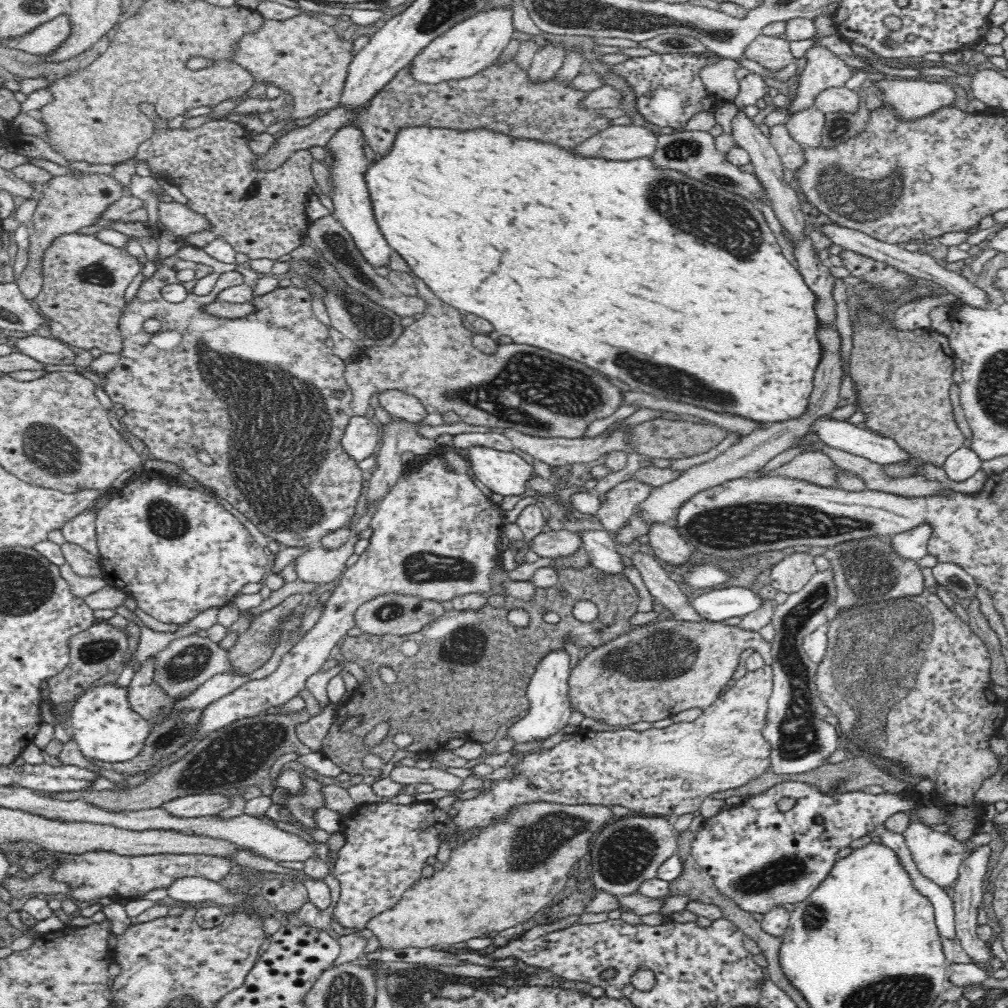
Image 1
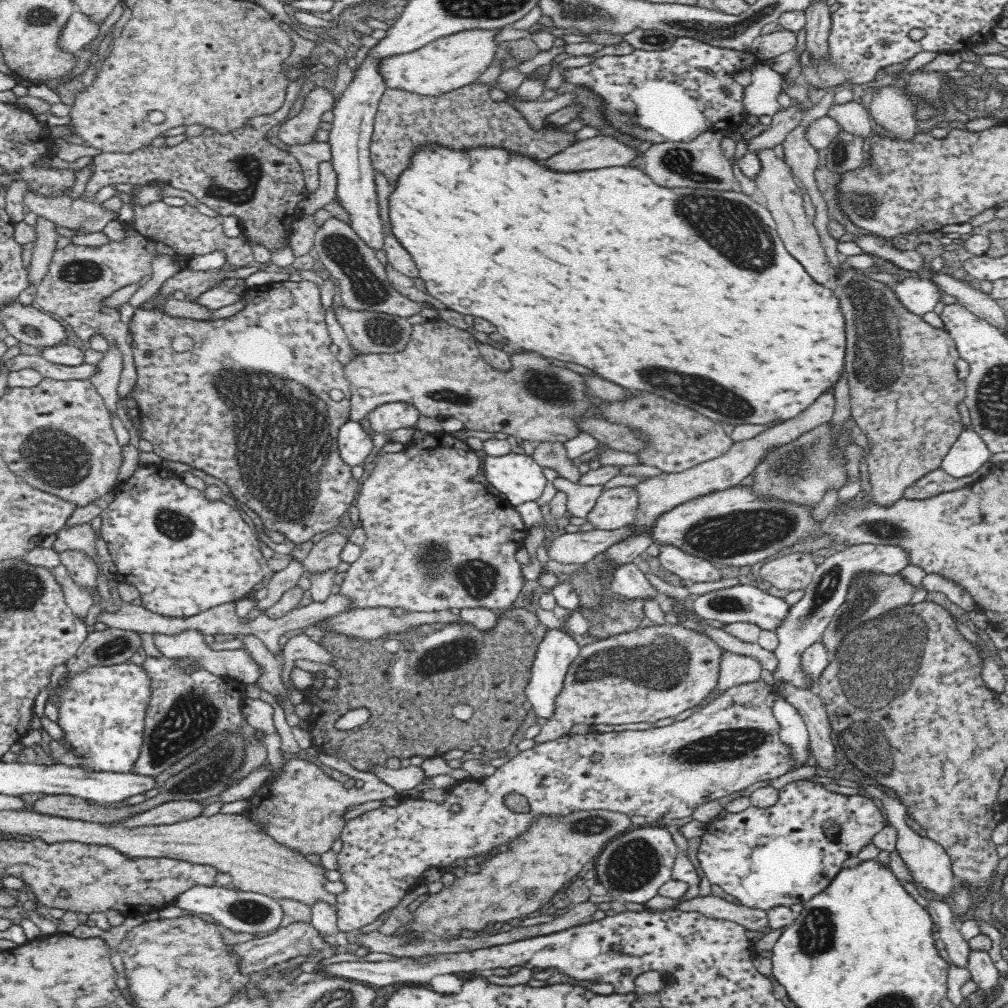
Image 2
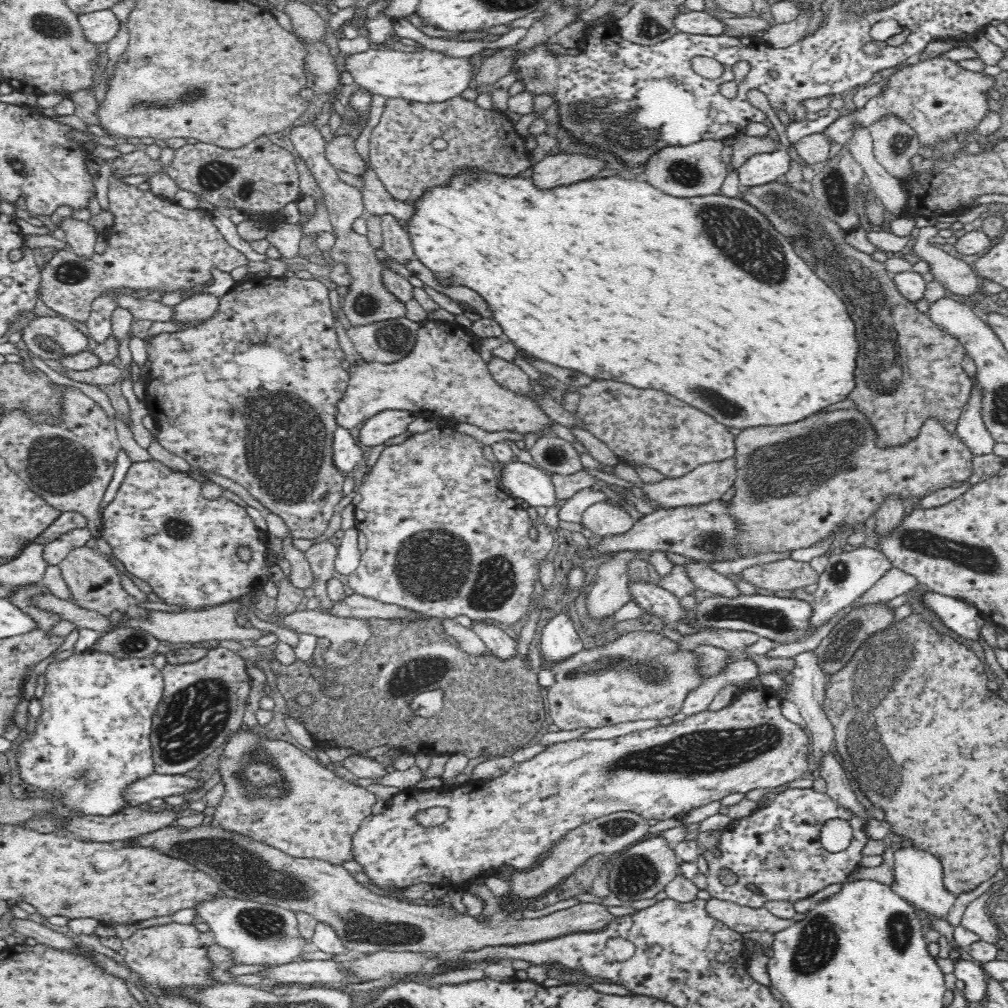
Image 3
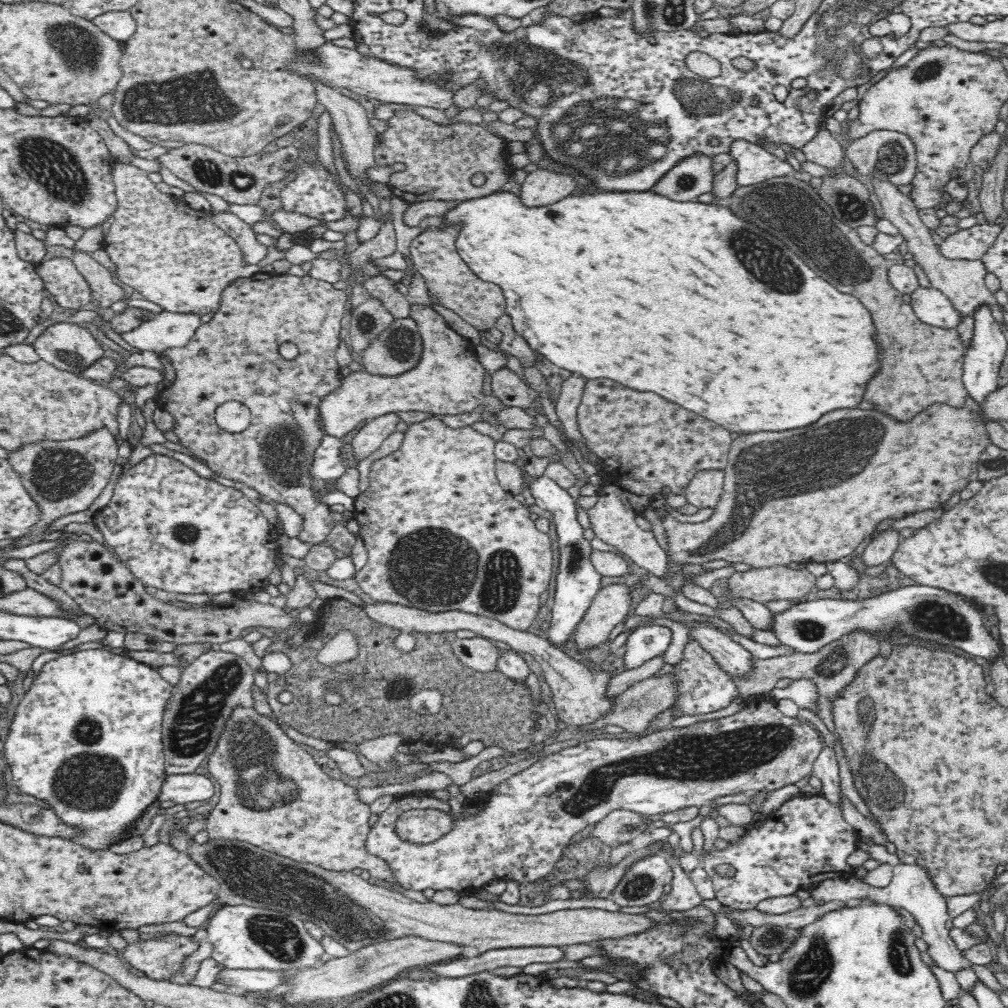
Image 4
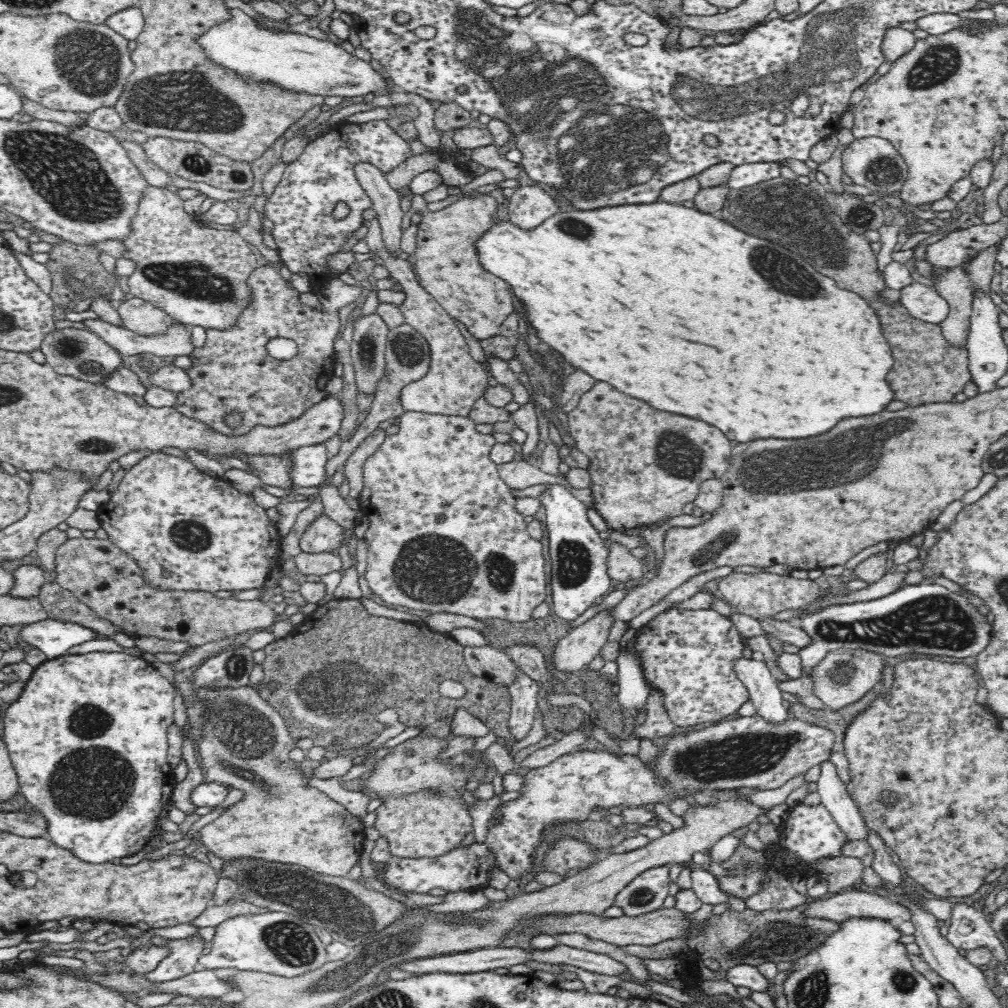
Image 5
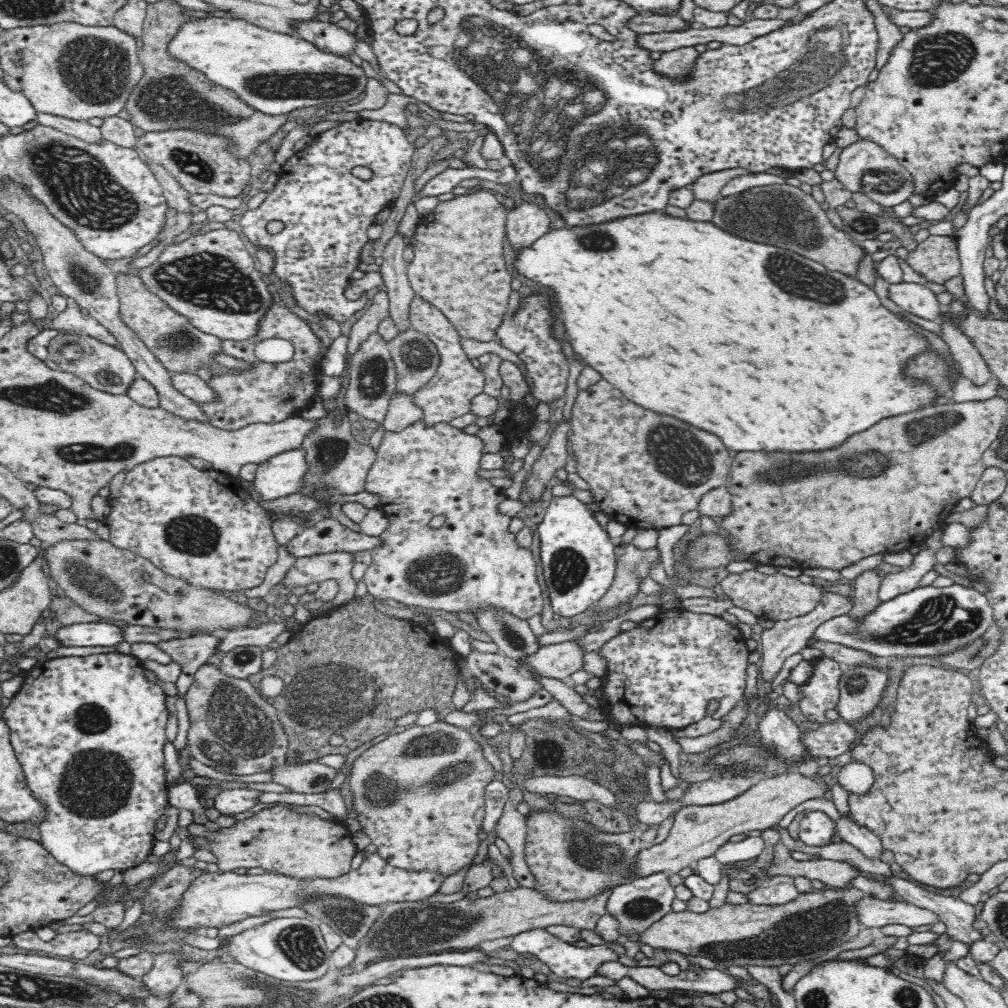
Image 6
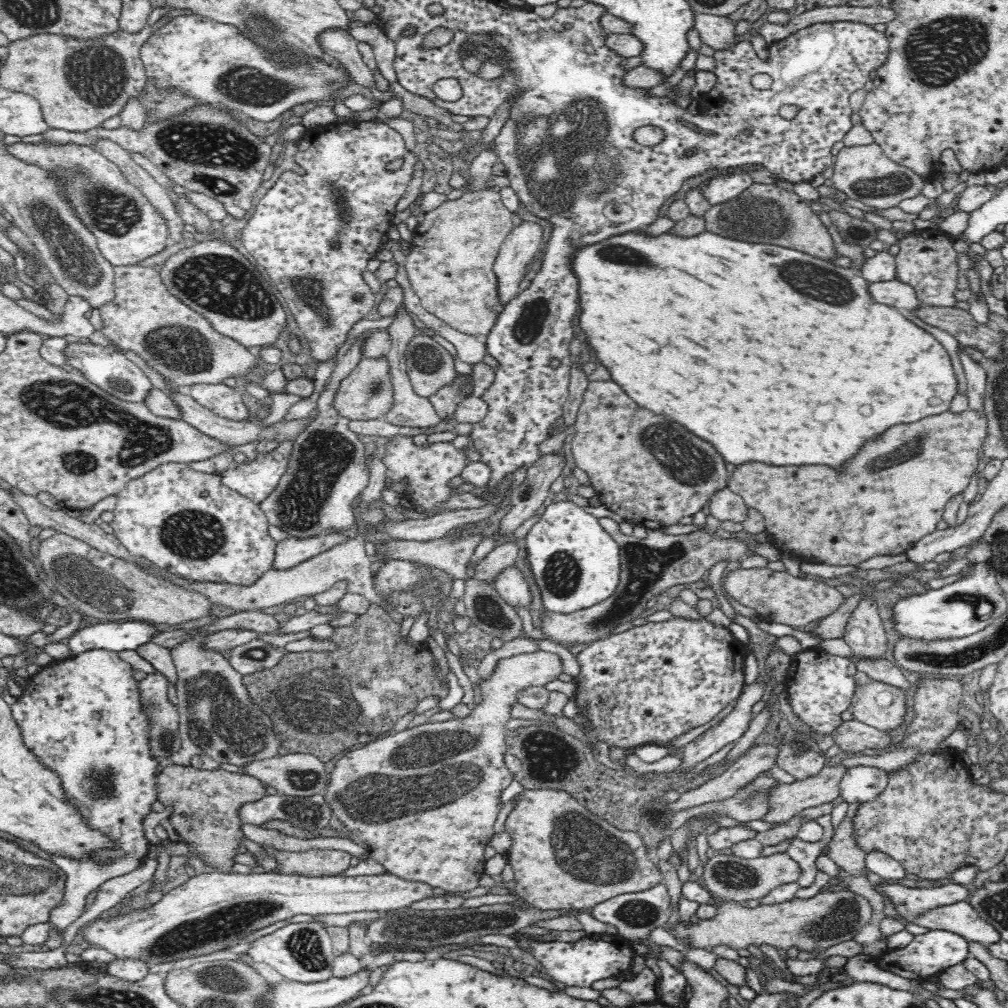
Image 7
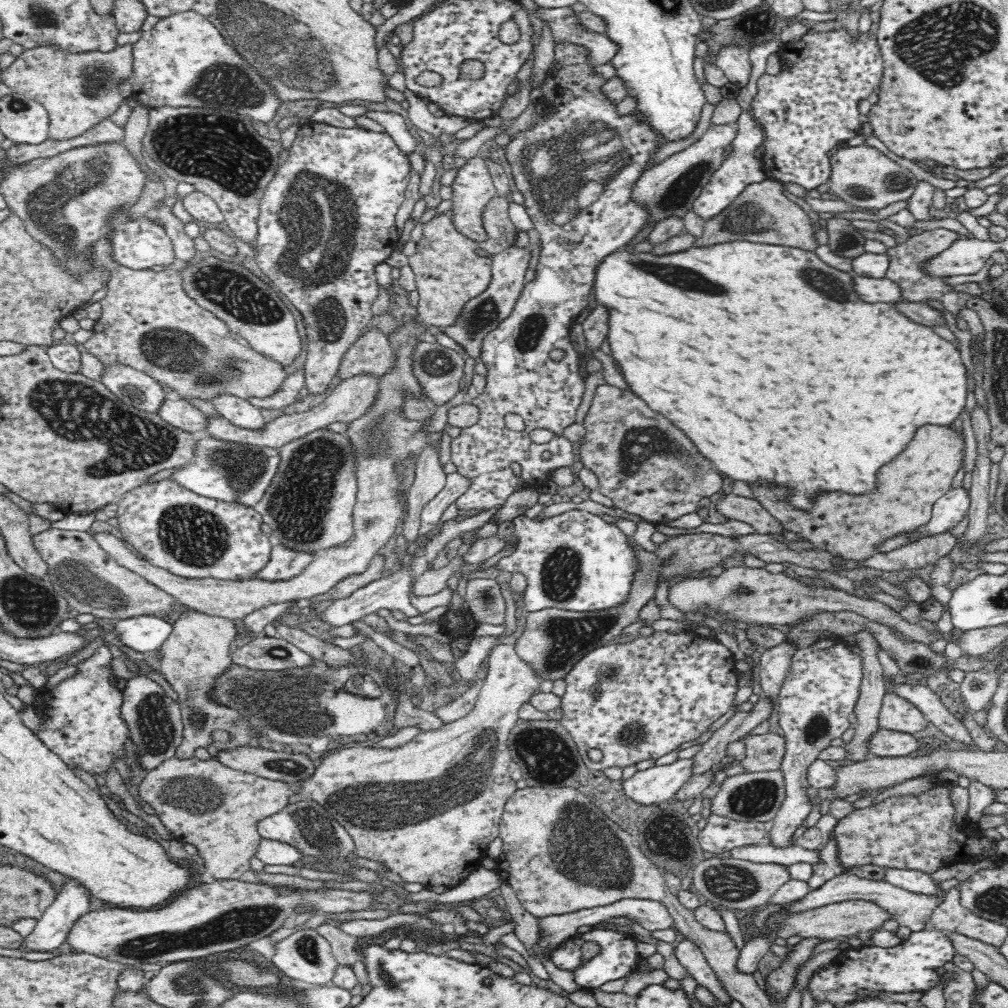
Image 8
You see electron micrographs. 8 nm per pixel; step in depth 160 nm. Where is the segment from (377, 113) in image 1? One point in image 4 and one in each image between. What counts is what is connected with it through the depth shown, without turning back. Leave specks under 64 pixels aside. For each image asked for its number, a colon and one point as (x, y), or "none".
2: (467, 116)
3: (417, 145)
4: (435, 162)

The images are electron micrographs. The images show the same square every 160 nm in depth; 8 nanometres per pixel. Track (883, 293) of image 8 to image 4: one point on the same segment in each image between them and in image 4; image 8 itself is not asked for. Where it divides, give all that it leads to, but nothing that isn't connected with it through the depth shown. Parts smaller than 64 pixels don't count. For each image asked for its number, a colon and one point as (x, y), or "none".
4: (932, 307)
5: (924, 303)
6: (917, 299)
7: (896, 293)

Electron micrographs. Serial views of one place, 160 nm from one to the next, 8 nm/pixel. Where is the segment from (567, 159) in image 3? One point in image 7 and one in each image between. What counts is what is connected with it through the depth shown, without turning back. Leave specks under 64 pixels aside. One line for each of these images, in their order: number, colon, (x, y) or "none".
4: (541, 187)
5: (529, 205)
6: (526, 222)
7: (522, 242)

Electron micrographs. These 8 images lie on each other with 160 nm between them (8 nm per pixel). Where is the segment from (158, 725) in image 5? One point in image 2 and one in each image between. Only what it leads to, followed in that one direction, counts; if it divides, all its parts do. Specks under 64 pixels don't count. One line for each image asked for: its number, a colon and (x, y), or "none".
2: (102, 711)
3: (92, 739)
4: (86, 738)

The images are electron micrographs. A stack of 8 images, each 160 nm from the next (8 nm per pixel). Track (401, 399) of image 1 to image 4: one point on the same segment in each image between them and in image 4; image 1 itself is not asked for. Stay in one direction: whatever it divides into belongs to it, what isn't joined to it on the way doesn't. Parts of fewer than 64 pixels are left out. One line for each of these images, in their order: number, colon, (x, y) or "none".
2: (388, 417)
3: (379, 428)
4: (366, 441)

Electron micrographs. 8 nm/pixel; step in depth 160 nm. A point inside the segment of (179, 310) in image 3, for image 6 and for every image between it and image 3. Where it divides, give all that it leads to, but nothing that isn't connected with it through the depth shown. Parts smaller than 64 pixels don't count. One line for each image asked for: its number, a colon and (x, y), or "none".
4: (168, 329)
5: (176, 341)
6: (72, 319)

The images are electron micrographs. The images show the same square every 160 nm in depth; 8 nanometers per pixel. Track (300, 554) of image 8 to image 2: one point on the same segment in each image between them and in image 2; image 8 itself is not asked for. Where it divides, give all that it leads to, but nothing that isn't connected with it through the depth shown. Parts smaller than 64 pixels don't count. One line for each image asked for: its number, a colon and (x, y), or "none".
2: (256, 412)
3: (255, 399)
4: (235, 356)
5: (324, 534)
6: (328, 535)
7: (289, 552)

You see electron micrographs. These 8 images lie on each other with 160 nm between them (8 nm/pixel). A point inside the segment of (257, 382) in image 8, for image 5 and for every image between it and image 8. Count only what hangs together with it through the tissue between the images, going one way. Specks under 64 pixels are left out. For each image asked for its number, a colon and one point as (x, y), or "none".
5: (138, 316)
6: (180, 347)
7: (177, 342)

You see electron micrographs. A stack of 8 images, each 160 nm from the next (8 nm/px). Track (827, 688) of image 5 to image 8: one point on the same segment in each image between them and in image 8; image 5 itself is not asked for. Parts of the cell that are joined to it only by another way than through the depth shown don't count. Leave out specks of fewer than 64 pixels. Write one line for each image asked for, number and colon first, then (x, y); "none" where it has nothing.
6: (860, 688)
7: (878, 704)
8: (896, 713)

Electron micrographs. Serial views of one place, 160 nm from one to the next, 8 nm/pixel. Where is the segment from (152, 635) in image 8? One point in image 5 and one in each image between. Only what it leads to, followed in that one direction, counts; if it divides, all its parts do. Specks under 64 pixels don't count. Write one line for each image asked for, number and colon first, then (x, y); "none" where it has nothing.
5: (54, 638)
6: (80, 634)
7: (118, 635)

